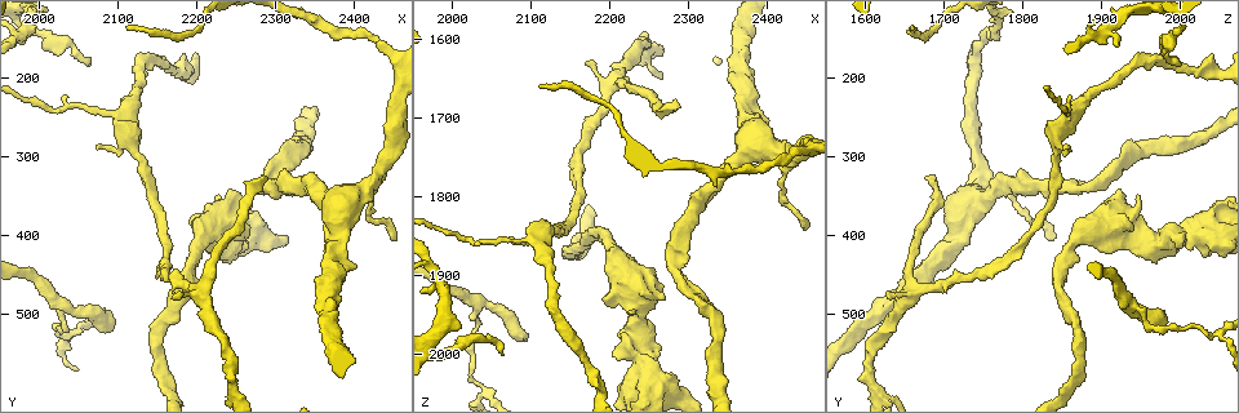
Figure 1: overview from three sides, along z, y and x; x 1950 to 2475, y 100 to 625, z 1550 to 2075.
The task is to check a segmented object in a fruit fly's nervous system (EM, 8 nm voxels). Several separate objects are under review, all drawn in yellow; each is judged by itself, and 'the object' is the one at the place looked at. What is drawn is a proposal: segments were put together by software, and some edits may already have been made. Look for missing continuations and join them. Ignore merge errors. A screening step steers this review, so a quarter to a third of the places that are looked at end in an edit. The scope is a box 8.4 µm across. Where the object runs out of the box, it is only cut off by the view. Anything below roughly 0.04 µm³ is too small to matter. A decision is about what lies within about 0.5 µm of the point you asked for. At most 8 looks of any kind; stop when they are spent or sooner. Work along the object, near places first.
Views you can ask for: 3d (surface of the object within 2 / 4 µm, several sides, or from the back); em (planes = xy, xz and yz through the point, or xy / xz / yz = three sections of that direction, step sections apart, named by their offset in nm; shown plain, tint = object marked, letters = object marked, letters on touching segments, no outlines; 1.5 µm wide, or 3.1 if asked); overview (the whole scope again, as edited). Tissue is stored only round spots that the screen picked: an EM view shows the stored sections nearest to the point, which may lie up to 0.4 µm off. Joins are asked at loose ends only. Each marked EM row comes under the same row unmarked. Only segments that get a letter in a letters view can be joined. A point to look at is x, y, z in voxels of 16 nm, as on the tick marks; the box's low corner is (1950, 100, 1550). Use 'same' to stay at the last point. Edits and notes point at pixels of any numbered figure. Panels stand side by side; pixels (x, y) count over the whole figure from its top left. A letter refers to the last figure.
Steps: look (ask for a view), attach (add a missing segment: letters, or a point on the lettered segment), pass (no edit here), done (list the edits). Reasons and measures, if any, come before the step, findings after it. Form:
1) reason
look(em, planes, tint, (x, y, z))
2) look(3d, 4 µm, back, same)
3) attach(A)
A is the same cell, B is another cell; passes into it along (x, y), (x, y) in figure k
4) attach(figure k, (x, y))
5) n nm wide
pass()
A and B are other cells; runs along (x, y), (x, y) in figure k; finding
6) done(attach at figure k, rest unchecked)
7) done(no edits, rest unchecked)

free end
look(em, xz, step 4, tint, (2095, 520, 1985))

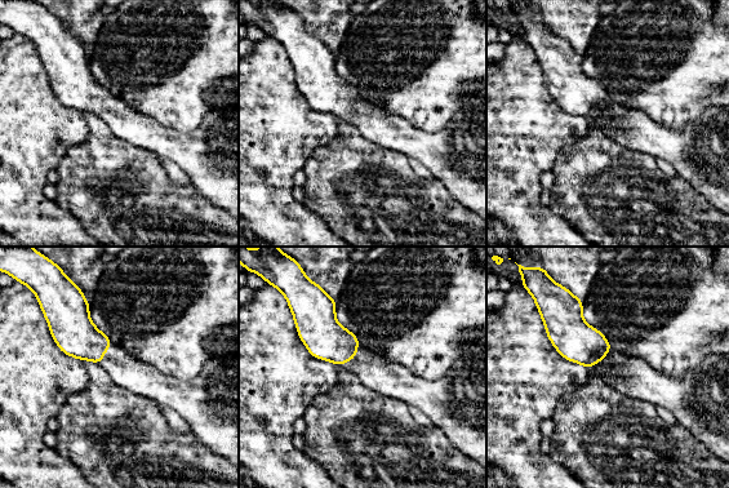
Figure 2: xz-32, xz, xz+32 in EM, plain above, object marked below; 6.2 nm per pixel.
cut it another way
look(em, planes, letters, same)

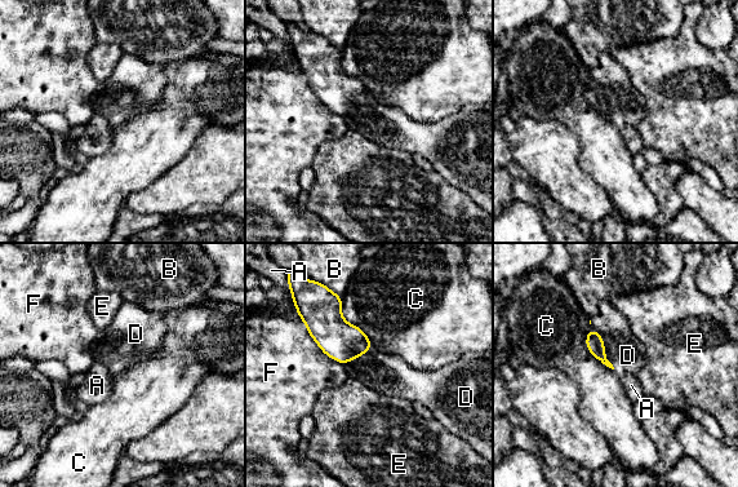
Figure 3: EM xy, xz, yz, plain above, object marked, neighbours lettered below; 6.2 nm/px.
attach(figure 3, (627, 355))
D is the same cell, A, B, C, E and F are other cells; passes into it along (595, 342), (603, 346), (627, 355) in figure 3; the neuron continues

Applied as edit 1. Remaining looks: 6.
look(overview)

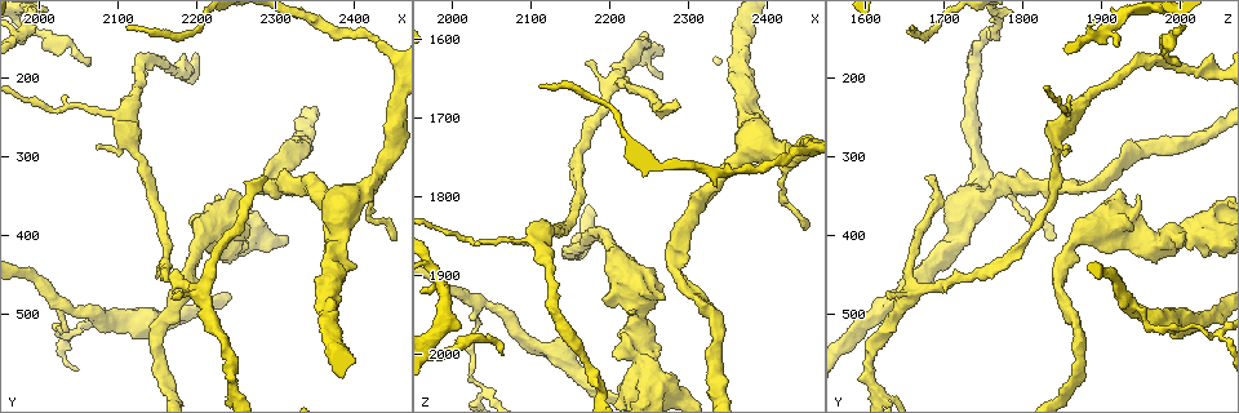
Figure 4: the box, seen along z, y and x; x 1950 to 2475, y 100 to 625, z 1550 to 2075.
an open end
look(em, xz, step 8, letters, (2060, 180, 1995))

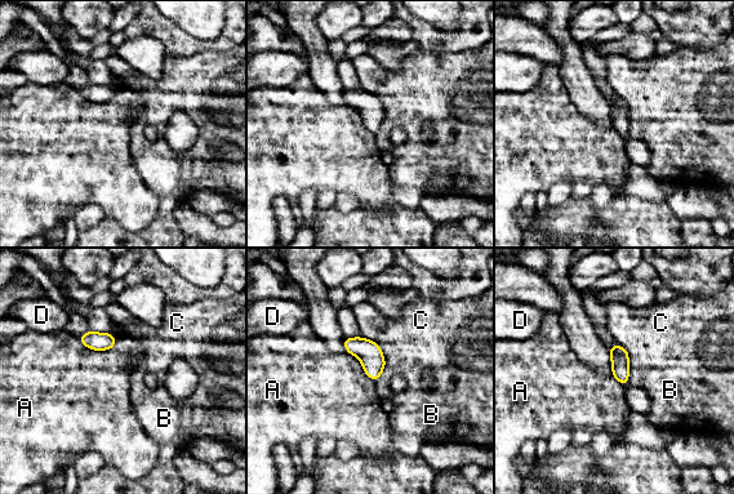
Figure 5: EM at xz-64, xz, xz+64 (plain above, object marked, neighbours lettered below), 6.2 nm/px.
pass()
A, B, C and D are other cells; border along (346, 351), (376, 382) in figure 5; no lettered segment goes on from it

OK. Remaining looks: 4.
long arm stops here
look(3d, 4 µm, (2280, 325, 1675))

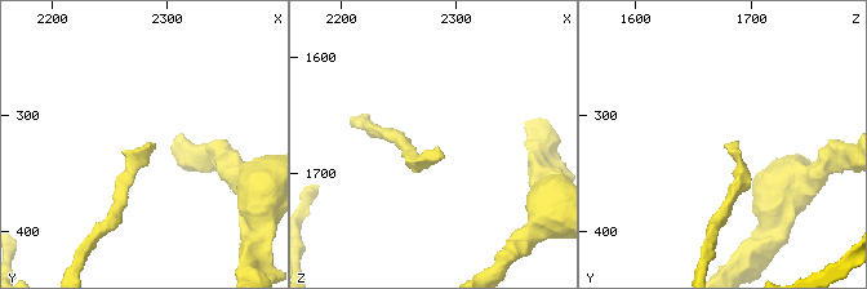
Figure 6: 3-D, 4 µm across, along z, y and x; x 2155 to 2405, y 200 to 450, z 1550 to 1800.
look(em, planes, letters, (2282, 326, 1678))

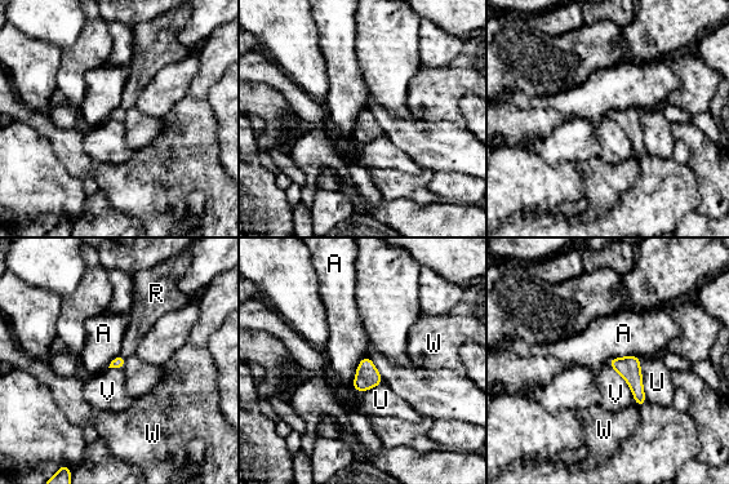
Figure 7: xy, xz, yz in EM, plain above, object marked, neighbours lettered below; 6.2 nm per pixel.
attach(figure 7, (141, 322))
R is the same cell, A, U, V and W are other cells; passes into it along (119, 362), (123, 356), (141, 322) in figure 7; the neuron continues

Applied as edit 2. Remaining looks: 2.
done(attach at figure 3, attach at figure 7, rest unchecked)

